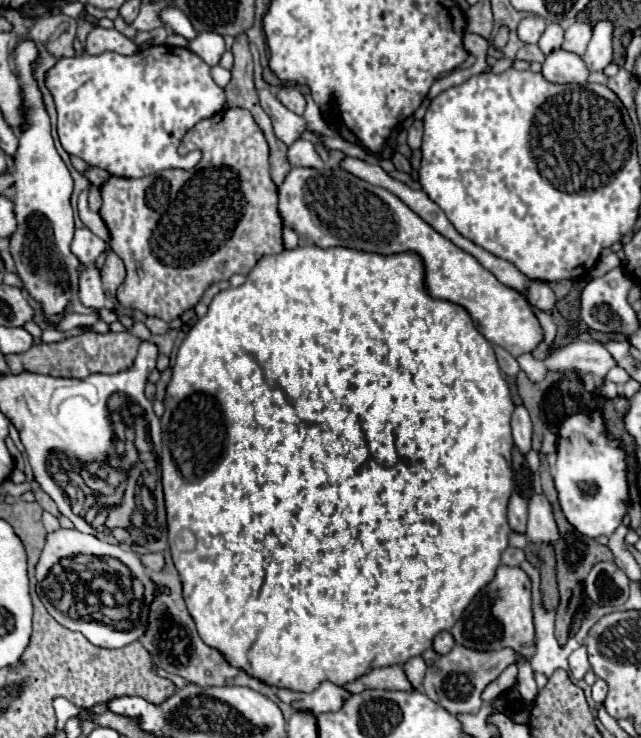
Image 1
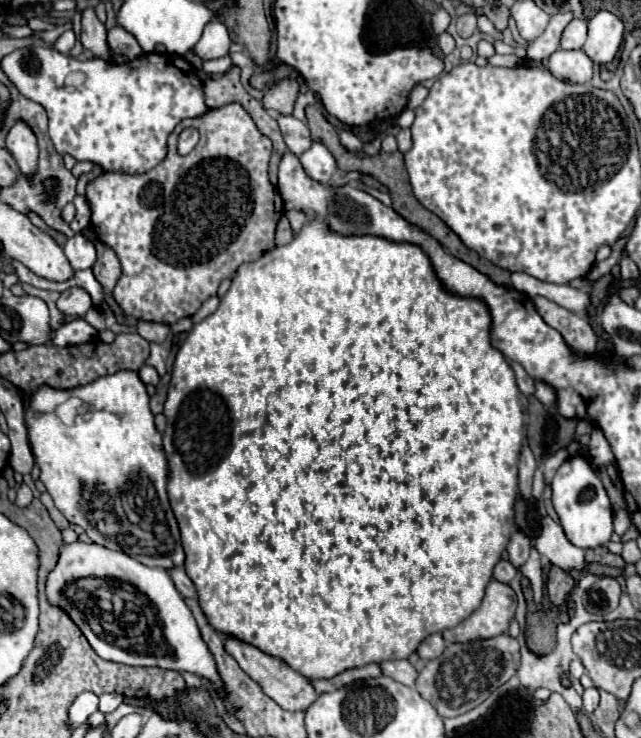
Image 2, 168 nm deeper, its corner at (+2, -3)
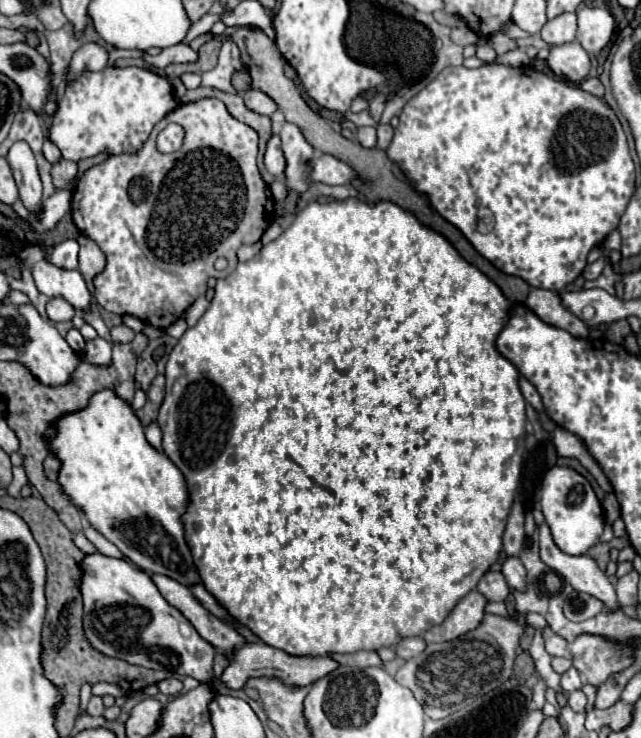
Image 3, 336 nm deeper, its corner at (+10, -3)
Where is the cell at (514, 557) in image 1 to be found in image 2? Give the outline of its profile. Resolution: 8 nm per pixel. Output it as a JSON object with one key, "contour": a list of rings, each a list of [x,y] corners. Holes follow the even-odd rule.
{"contour":[[[501,559],[501,561],[495,565],[493,577],[495,577],[497,581],[509,583],[517,573],[519,573],[519,571],[517,571],[517,567],[513,567],[513,563],[509,563],[509,559]]]}

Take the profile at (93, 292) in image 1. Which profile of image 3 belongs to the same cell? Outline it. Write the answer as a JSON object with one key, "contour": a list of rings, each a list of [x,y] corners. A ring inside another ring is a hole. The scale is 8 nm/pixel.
{"contour":[[[61,297],[49,299],[47,303],[47,317],[51,321],[71,321],[71,317],[75,315],[75,309]]]}

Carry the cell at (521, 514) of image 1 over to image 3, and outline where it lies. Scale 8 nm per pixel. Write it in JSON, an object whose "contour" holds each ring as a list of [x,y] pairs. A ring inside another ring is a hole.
{"contour":[[[509,557],[503,563],[501,573],[505,575],[505,581],[509,583],[511,589],[515,589],[515,591],[525,591],[527,589],[527,571],[525,571],[519,557]]]}

